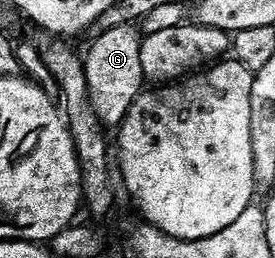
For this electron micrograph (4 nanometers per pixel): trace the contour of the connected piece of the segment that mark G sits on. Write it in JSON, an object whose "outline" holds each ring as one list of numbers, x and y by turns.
{"outline":[[124,23,98,31,95,36,90,48,84,51,82,60,88,81,88,97,92,101,92,109,96,109,96,117,100,117,107,128,114,129,121,124,132,101,136,101,136,97,144,90,140,65,143,32,134,23]]}

